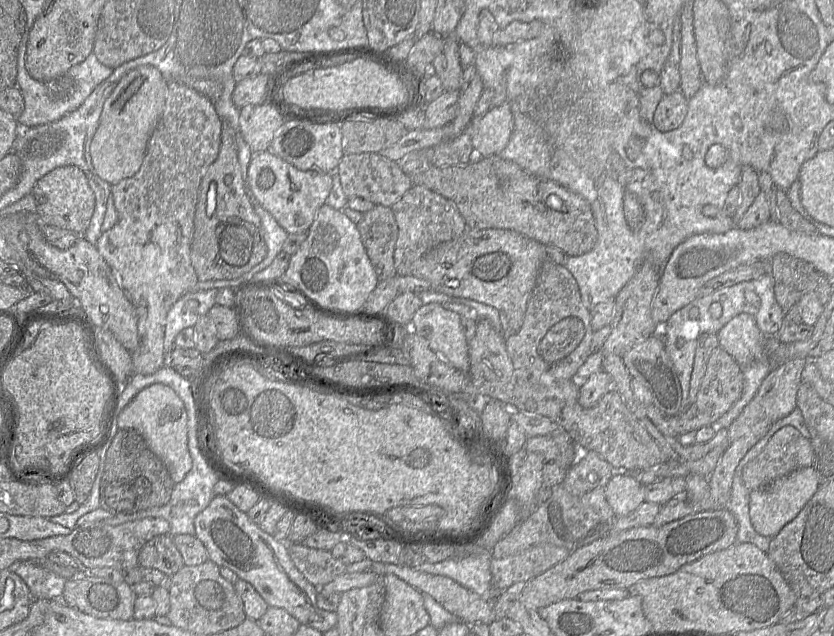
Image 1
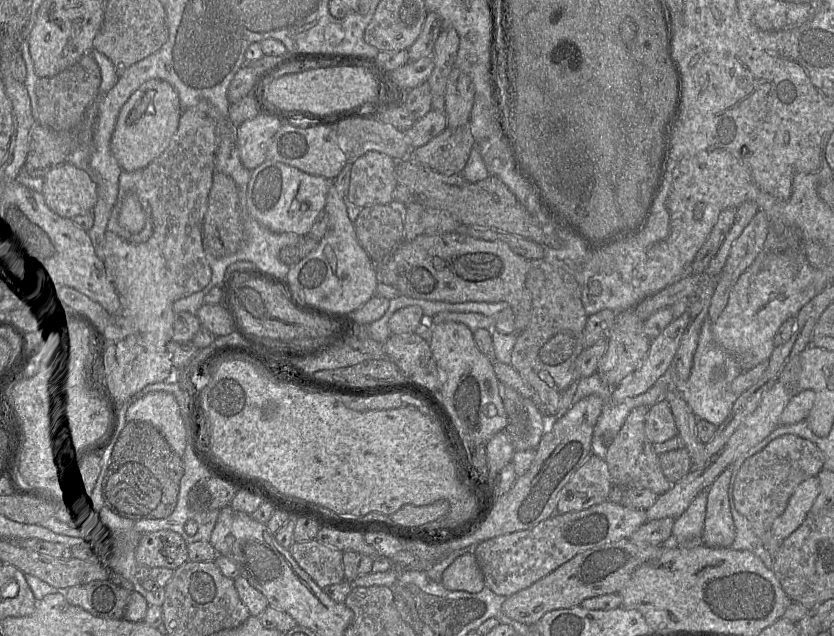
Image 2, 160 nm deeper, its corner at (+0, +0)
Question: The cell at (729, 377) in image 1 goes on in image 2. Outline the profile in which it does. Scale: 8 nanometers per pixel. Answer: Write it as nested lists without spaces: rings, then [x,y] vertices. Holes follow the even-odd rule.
[[[667,401],[649,409],[645,420],[645,433],[653,444],[664,443],[678,435],[678,429]]]

